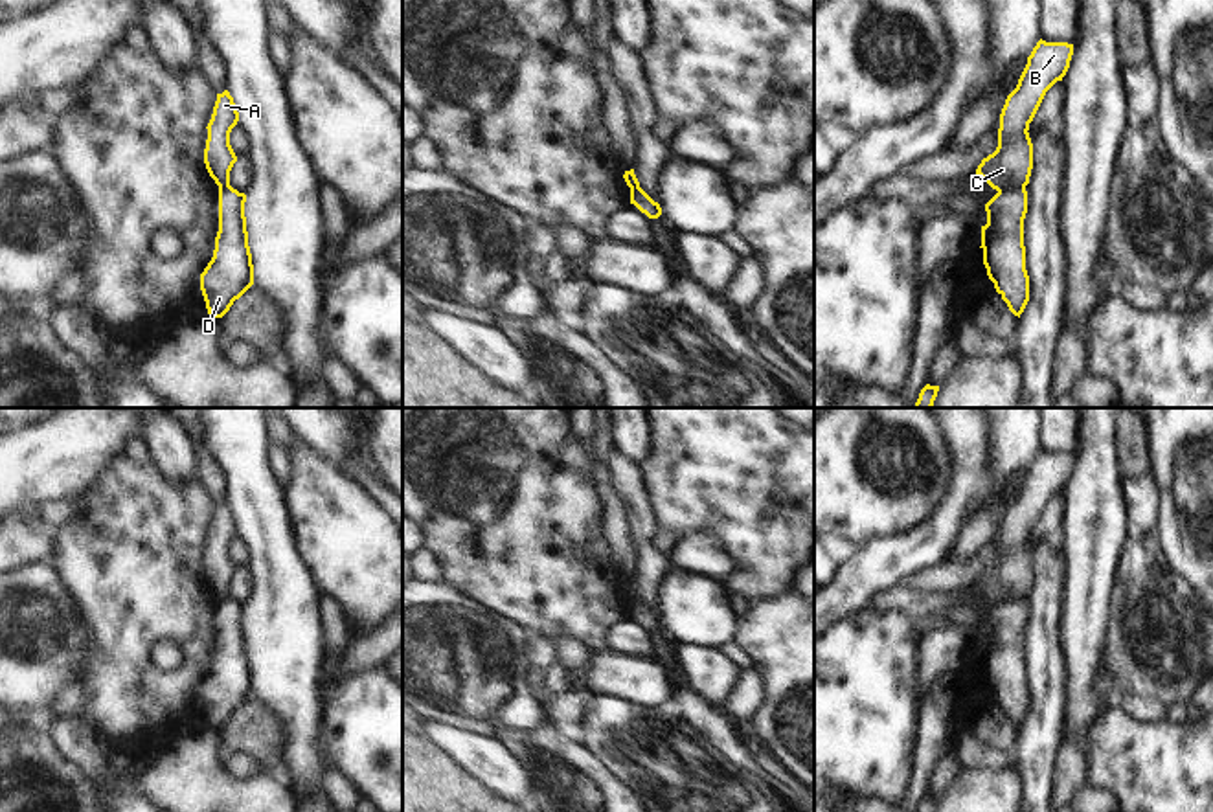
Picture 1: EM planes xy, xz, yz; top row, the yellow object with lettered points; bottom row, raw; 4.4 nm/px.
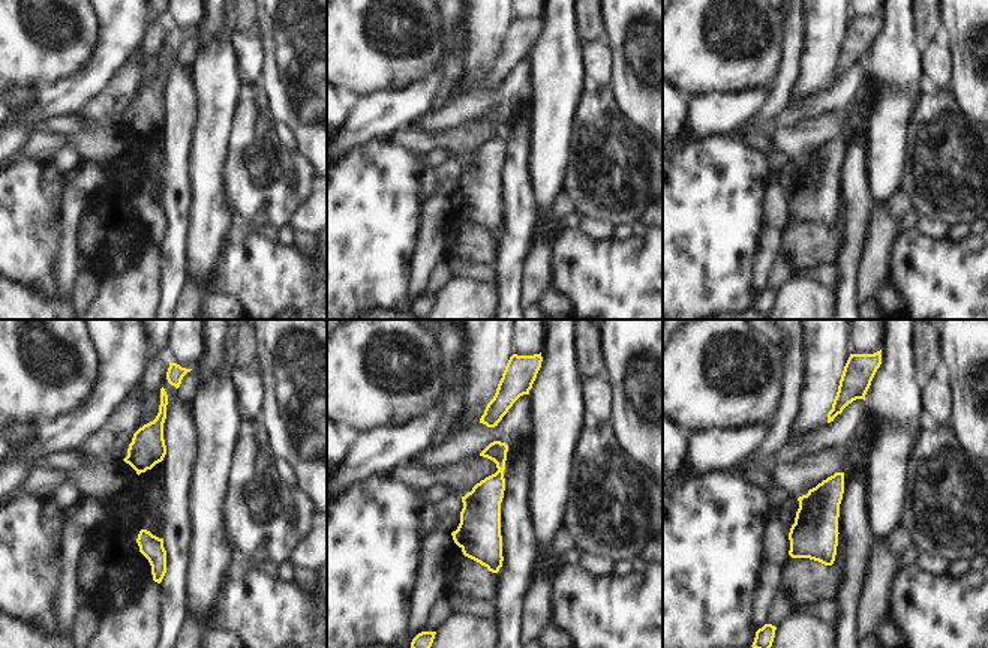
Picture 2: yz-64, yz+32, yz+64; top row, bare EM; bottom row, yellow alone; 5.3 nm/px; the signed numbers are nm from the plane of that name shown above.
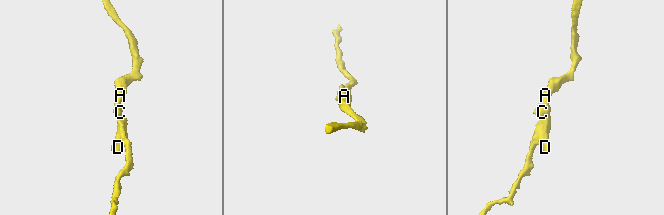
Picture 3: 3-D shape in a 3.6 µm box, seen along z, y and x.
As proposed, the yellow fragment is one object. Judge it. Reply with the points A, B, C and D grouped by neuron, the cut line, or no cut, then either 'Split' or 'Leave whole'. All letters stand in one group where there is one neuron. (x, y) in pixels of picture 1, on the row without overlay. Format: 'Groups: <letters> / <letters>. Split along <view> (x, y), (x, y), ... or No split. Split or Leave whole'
Groups: A B C / D. Split along yz (1024, 597), (998, 605). Split

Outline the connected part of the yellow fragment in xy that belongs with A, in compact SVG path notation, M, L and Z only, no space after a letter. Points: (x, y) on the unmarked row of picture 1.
M228 502L217 505L211 531L208 535L208 551L204 575L219 601L230 599L230 582L237 568L230 557L230 544L239 533L239 524Z

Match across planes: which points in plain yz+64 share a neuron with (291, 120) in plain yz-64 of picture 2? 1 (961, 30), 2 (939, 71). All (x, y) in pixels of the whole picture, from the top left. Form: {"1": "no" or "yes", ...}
{"1": "yes", "2": "no"}

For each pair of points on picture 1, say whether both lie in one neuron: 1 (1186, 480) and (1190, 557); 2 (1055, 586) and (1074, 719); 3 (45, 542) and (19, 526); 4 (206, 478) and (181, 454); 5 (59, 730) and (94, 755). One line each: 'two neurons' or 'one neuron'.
1: one neuron
2: two neurons
3: one neuron
4: two neurons
5: one neuron

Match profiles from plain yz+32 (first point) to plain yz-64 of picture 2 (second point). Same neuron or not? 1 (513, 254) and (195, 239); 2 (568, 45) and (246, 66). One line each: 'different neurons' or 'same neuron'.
1: different neurons
2: different neurons

